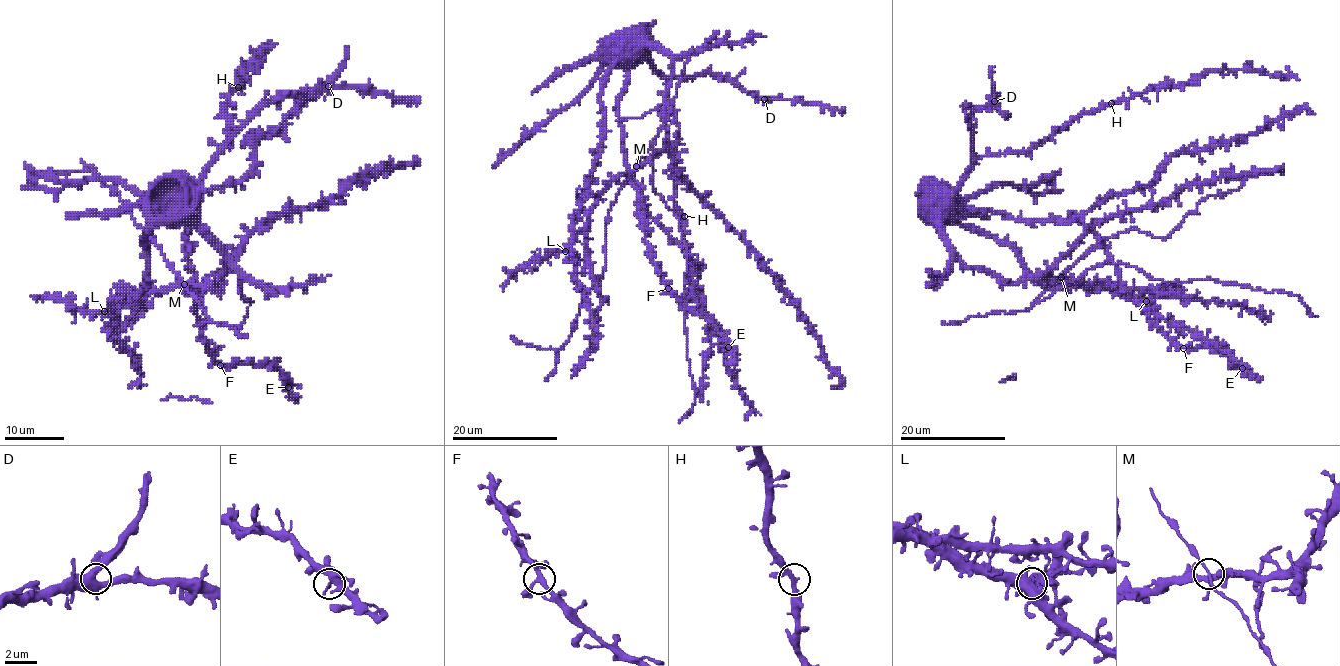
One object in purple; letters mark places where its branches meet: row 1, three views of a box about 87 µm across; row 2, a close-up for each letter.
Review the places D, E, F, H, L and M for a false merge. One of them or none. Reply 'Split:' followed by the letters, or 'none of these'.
Split: none of these

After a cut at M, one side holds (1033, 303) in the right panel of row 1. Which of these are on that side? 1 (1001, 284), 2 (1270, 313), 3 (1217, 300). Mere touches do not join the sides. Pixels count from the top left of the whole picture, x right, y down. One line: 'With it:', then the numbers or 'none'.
With it: none

